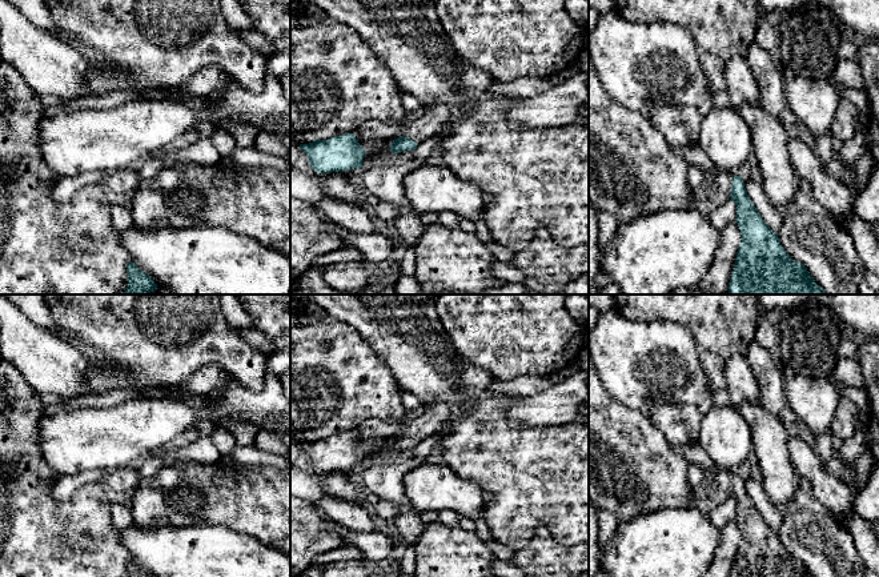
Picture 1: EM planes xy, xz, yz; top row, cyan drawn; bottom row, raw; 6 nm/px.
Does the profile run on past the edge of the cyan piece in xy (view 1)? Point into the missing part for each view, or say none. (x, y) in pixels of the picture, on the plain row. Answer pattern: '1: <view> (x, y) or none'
1: none

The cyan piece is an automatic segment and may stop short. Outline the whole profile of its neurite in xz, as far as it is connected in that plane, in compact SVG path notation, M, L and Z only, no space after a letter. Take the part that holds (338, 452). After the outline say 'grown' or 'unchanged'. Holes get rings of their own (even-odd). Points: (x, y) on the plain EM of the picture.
M354 432L334 434L329 438L318 437L309 442L300 442L300 446L306 452L310 465L317 472L362 466L366 452Z; unchanged

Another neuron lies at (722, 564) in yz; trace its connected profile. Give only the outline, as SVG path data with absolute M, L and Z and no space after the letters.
M735 520L721 530L721 541L703 577L731 577L742 533Z

